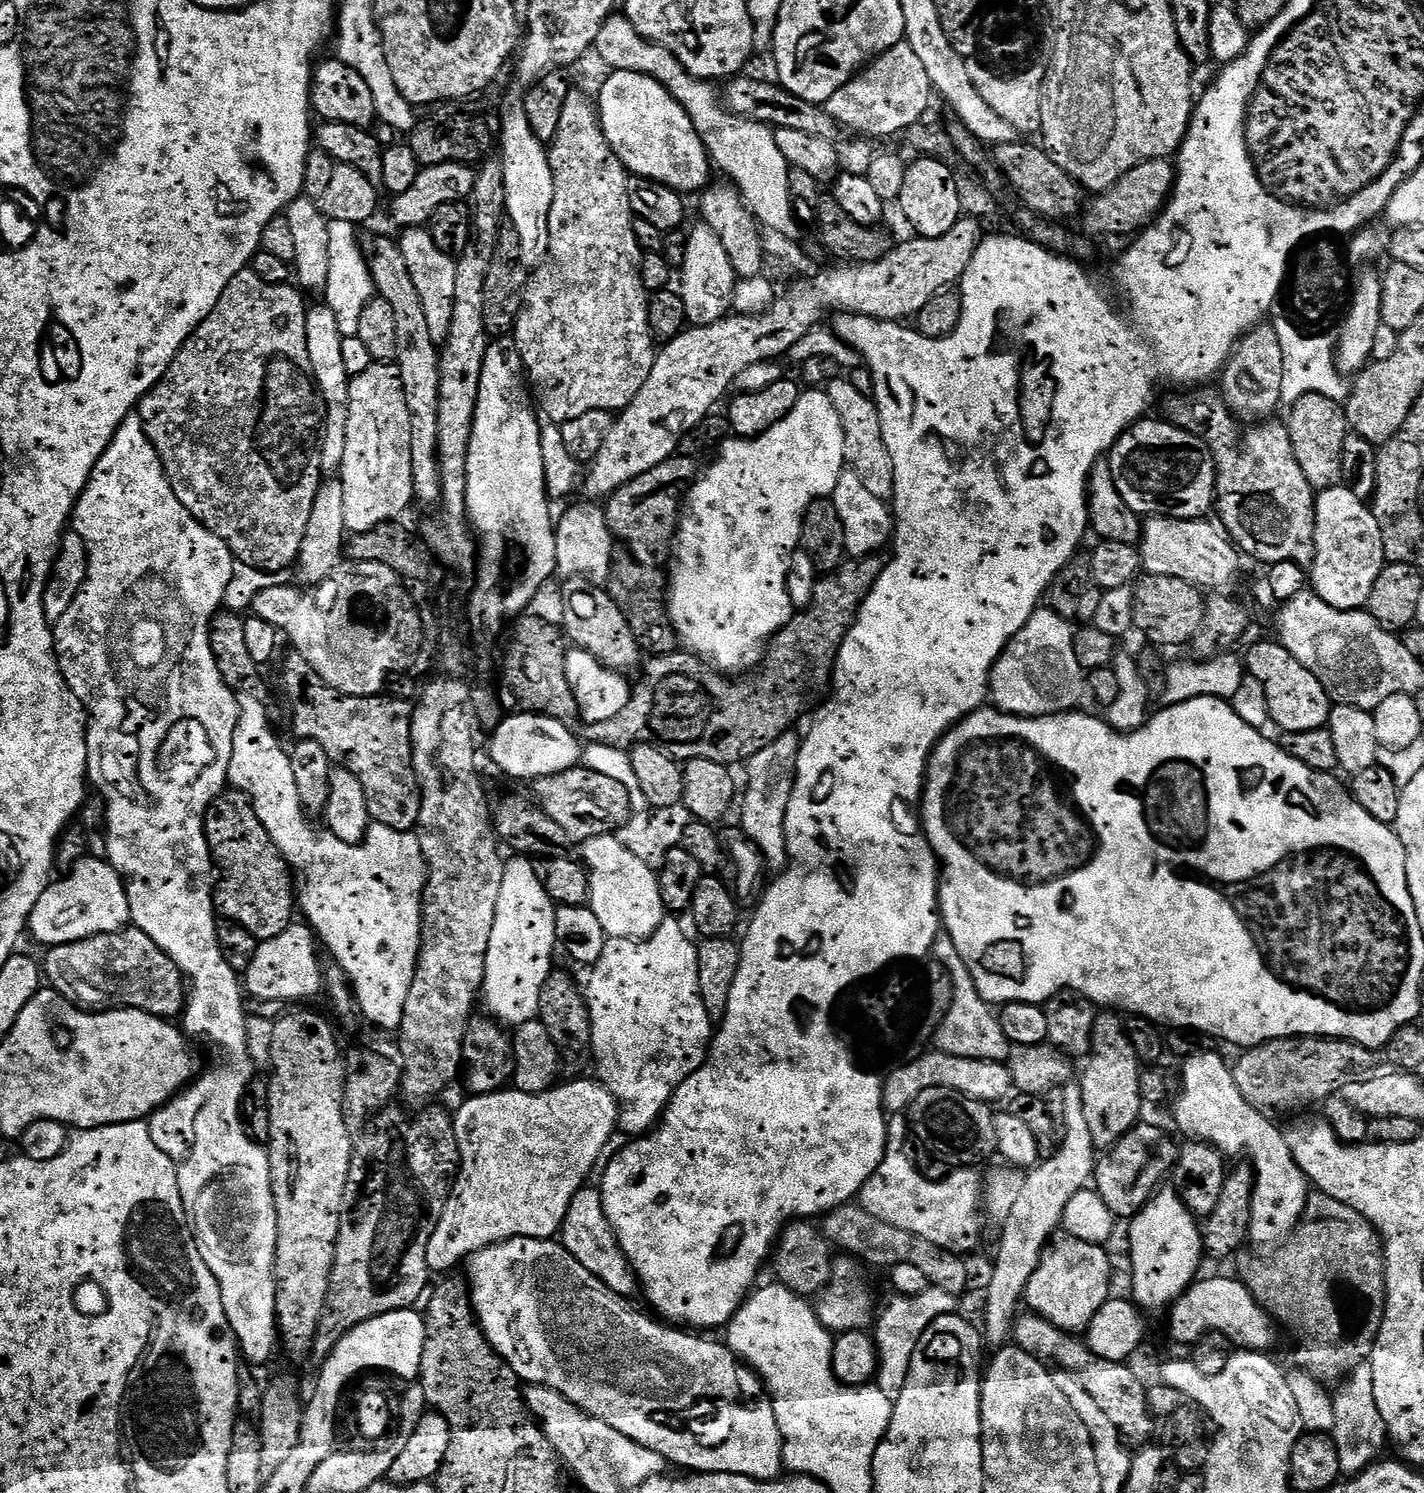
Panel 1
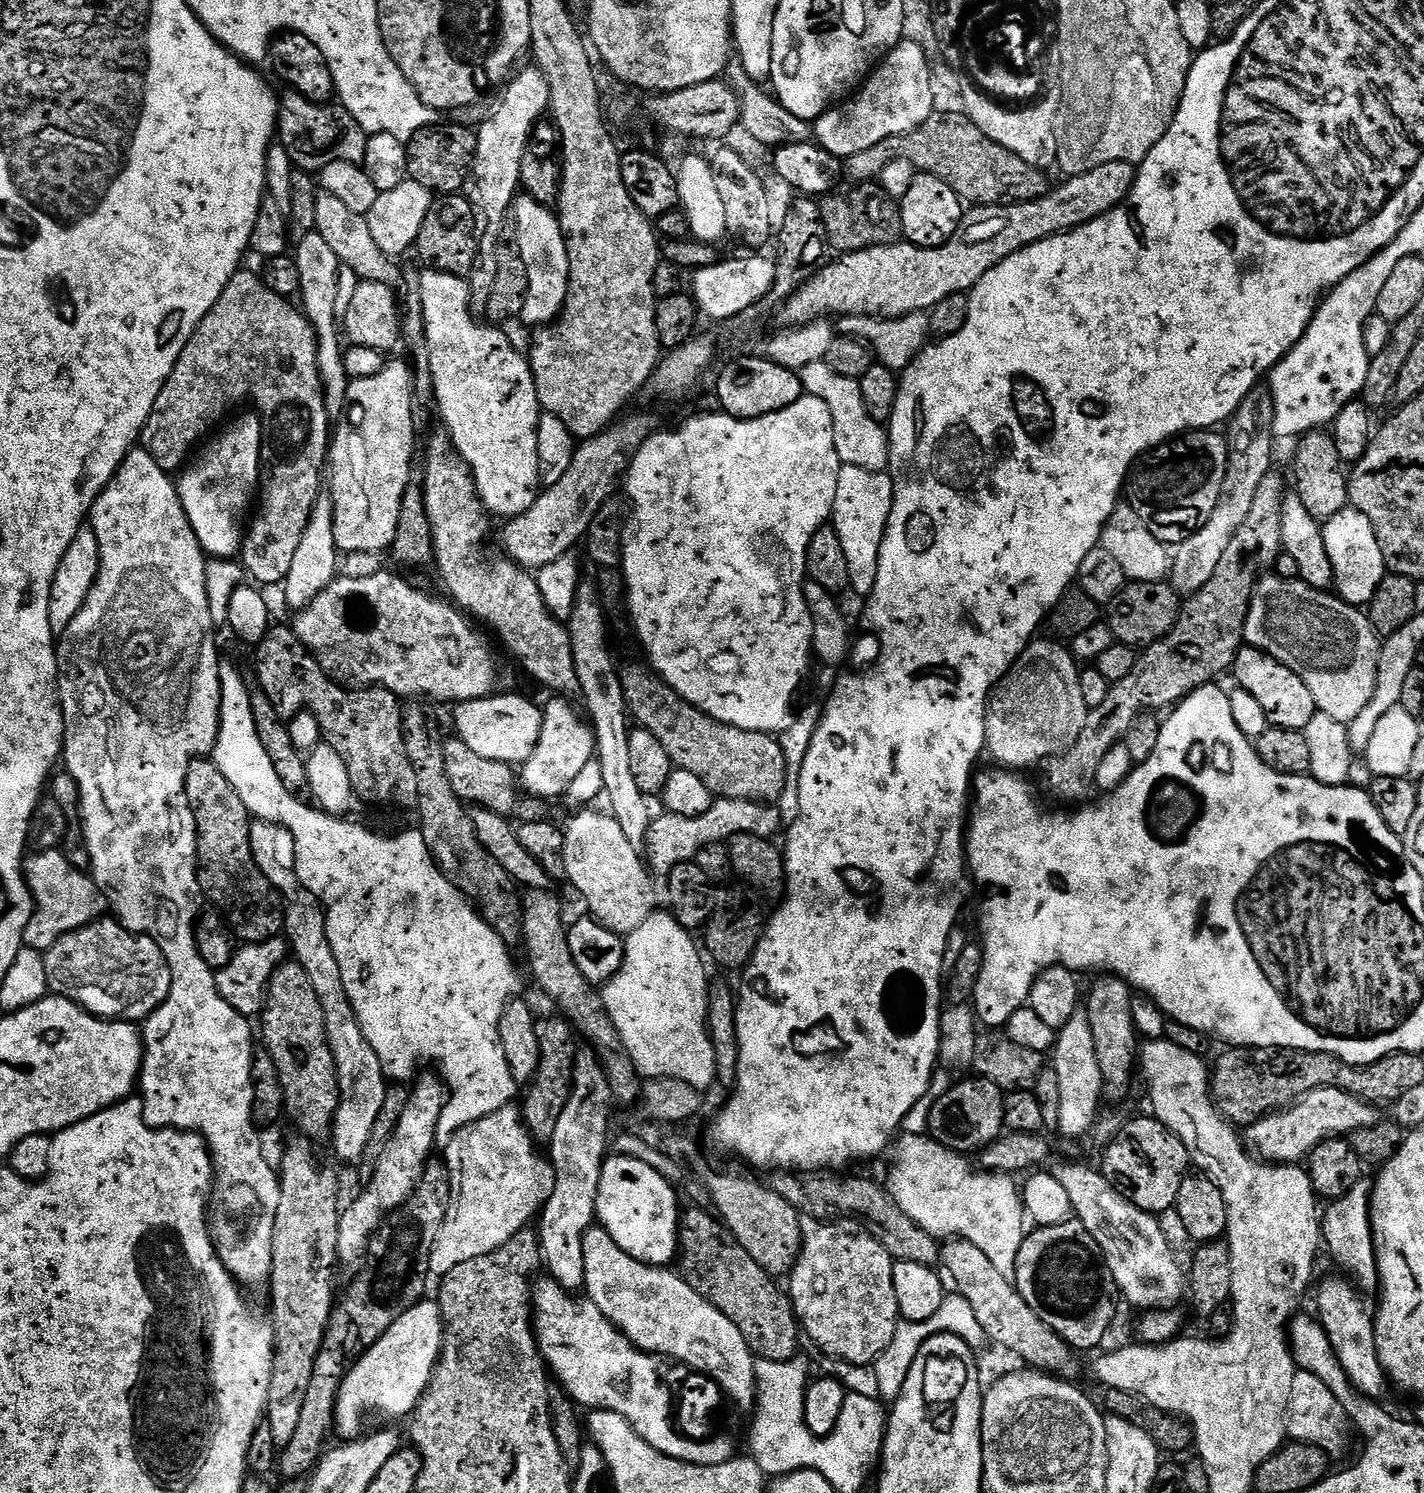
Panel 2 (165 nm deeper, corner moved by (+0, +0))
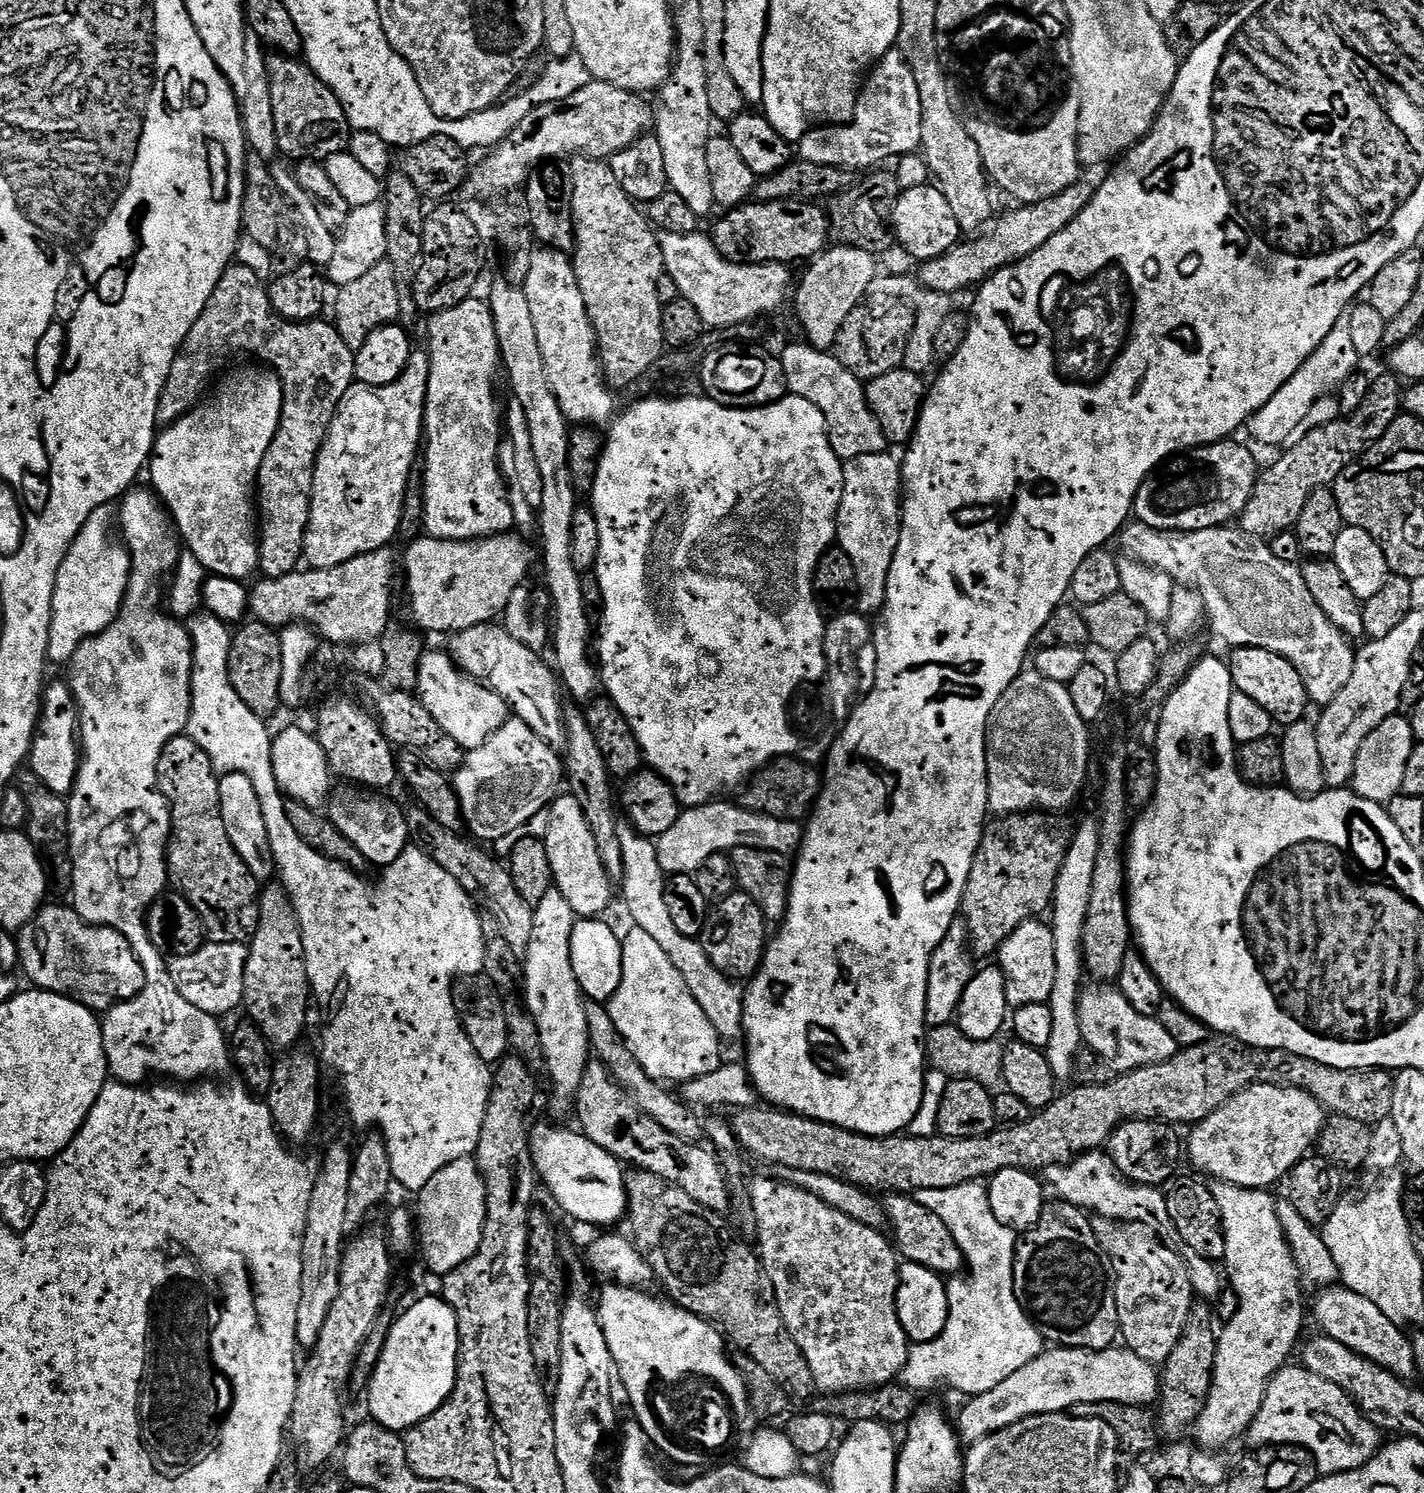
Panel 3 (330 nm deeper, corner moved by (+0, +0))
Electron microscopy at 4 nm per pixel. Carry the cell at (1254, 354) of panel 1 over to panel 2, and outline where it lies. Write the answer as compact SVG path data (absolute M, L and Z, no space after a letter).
M1257 386L1241 402L1231 420L1227 421L1228 473L1226 482L1222 482L1222 494L1218 494L1218 506L1214 506L1214 514L1210 514L1206 526L1190 534L1181 544L1175 545L1171 553L1170 583L1181 597L1192 596L1198 590L1202 590L1206 582L1210 582L1226 546L1230 546L1234 534L1238 534L1242 522L1246 522L1246 517L1250 515L1250 506L1254 506L1254 493L1258 490L1258 485L1262 483L1262 478L1266 478L1268 472L1273 471L1273 416L1271 391Z

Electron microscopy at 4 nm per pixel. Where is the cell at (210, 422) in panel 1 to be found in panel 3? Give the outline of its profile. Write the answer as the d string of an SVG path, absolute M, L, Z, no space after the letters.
M233 263L222 274L222 278L218 282L218 286L214 286L214 294L210 294L210 298L206 302L206 310L202 310L202 314L198 318L198 322L194 322L194 326L190 330L190 334L186 334L184 344L180 348L180 352L174 358L174 366L170 370L170 374L166 378L166 382L162 386L162 394L158 398L158 414L156 415L157 425L167 426L173 424L175 420L182 419L187 412L191 412L197 404L201 403L202 397L205 395L204 387L208 383L213 383L212 375L216 372L216 363L220 360L220 352L224 352L227 348L241 348L244 352L249 352L252 356L257 356L257 361L263 362L265 365L271 366L276 375L279 376L282 386L284 387L284 401L282 402L282 414L280 415L280 425L274 434L274 438L270 442L270 450L266 450L266 458L260 467L258 477L258 543L260 546L260 566L259 571L263 573L269 580L274 578L282 578L286 574L297 571L301 567L302 557L304 555L304 539L306 538L306 526L310 518L310 502L312 501L312 487L314 486L314 470L316 469L316 459L320 453L320 447L324 445L326 434L332 425L332 419L336 417L336 407L342 402L342 398L352 387L355 376L355 355L350 350L350 346L346 346L346 342L342 342L342 334L338 334L335 323L324 321L324 318L315 320L284 320L270 306L270 298L268 297L268 289L265 281L258 278L258 274L254 274L254 270L250 270L246 266Z

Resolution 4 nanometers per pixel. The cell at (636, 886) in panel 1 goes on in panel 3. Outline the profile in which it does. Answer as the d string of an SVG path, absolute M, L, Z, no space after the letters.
M570 794L557 795L547 809L548 829L543 836L546 854L550 854L550 870L554 887L570 902L577 917L596 918L608 908L612 900L613 881L602 866L602 857L598 855L598 845L594 843L594 834L590 834L590 822L578 806L578 798Z

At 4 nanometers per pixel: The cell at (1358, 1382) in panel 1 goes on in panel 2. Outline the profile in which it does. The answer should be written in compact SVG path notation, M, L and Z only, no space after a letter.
M1324 1280L1315 1289L1316 1308L1320 1324L1330 1338L1330 1346L1334 1346L1334 1354L1338 1354L1338 1362L1342 1370L1350 1378L1354 1387L1369 1398L1380 1398L1386 1385L1384 1367L1376 1353L1376 1321L1373 1309L1363 1295L1347 1280Z

